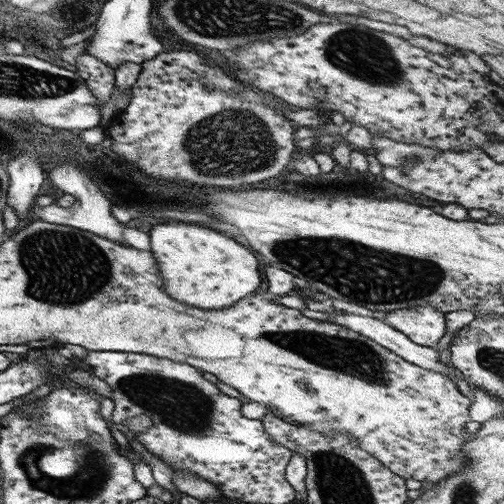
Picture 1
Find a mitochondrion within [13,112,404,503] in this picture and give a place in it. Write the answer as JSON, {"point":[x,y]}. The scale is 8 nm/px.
{"point":[62,268]}

